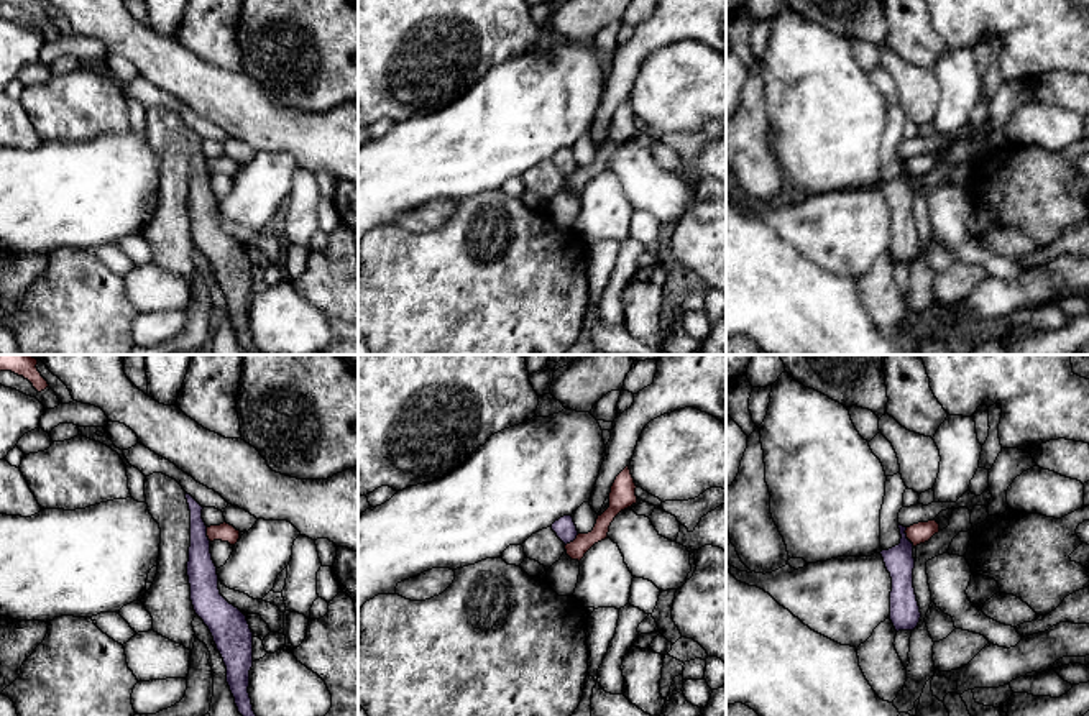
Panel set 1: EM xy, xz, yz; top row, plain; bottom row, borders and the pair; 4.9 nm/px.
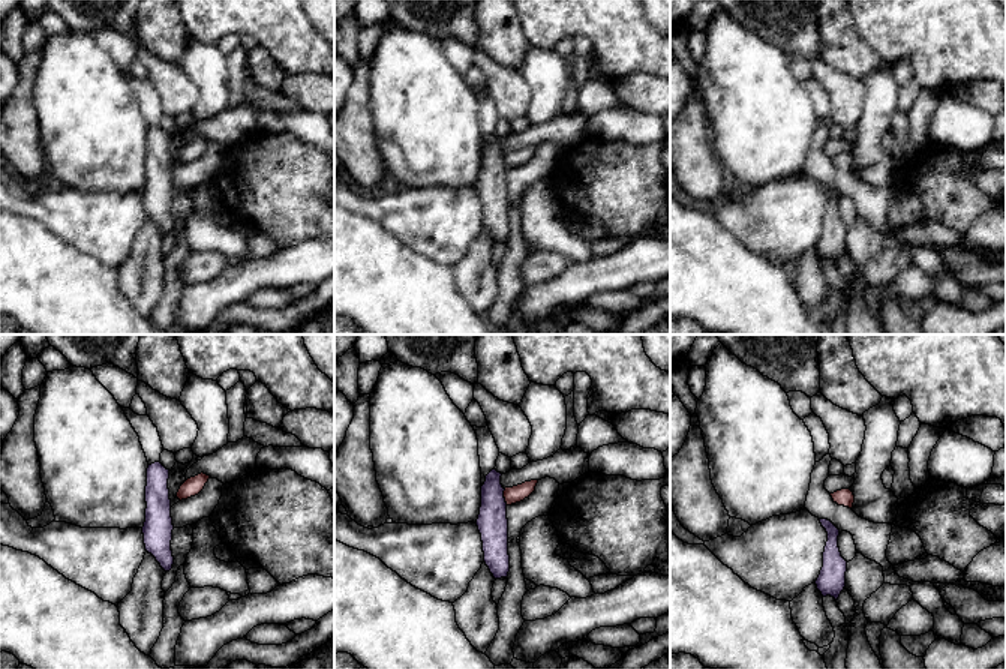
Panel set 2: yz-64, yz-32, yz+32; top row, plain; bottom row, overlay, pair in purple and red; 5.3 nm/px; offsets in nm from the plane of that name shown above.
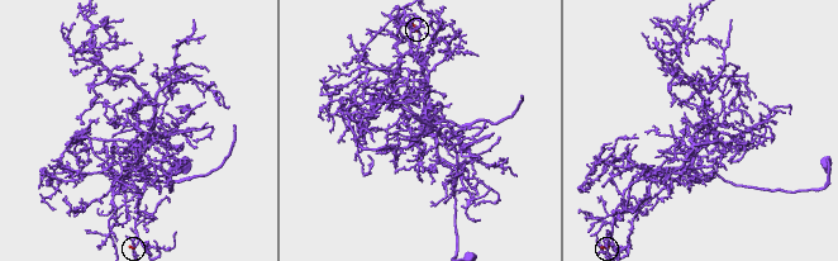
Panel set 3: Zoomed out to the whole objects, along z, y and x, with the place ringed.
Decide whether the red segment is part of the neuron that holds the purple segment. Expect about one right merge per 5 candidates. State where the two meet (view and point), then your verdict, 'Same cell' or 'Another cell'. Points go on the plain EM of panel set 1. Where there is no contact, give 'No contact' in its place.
Touches purple at yz (905, 169). Another cell

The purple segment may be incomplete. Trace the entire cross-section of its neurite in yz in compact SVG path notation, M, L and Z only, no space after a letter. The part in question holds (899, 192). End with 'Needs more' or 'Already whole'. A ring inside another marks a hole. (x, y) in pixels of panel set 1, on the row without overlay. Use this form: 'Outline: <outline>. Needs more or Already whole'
Outline: M900 158L900 176L882 182L885 200L892 210L890 253L895 263L913 263L921 250L913 220L913 176L907 171L907 159Z. Already whole

